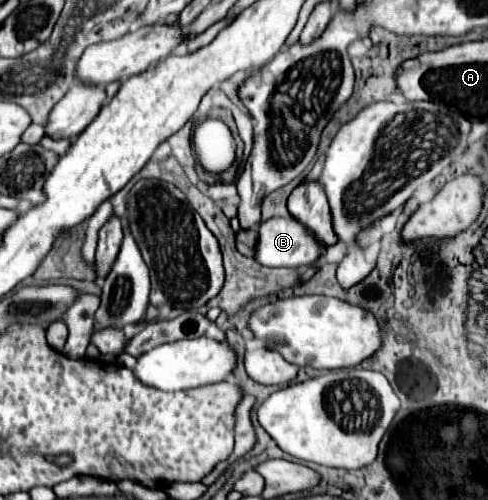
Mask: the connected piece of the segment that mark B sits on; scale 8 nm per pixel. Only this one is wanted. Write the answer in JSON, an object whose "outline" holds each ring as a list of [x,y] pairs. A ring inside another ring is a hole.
{"outline":[[[270,218],[258,226],[258,240],[254,248],[254,260],[262,266],[286,266],[298,268],[312,264],[322,252],[322,246],[314,236],[294,218]]]}

